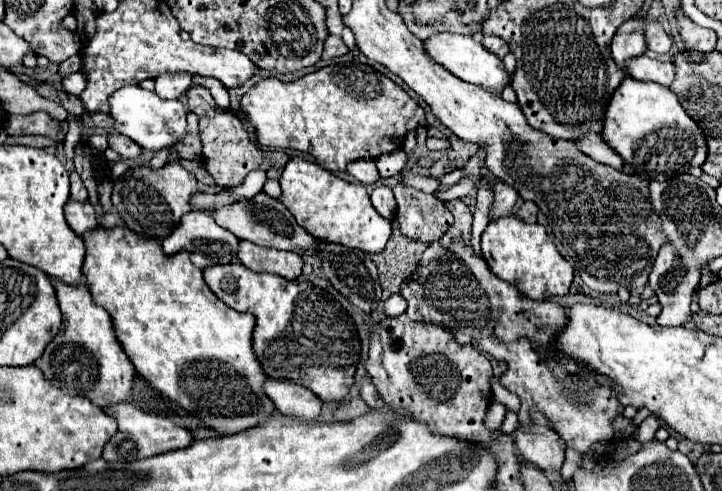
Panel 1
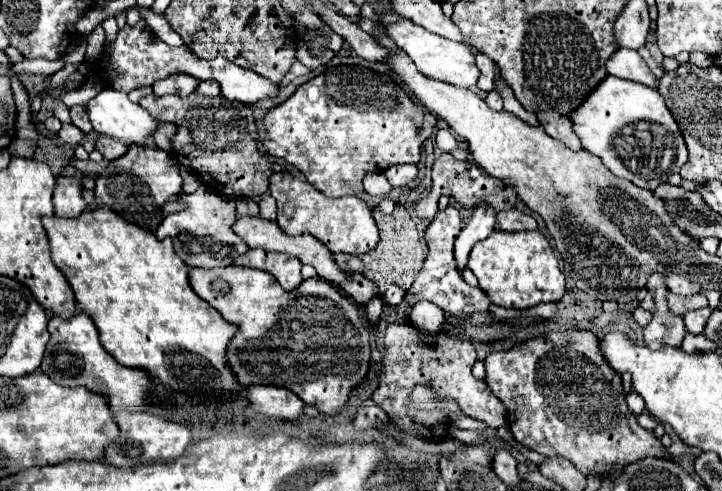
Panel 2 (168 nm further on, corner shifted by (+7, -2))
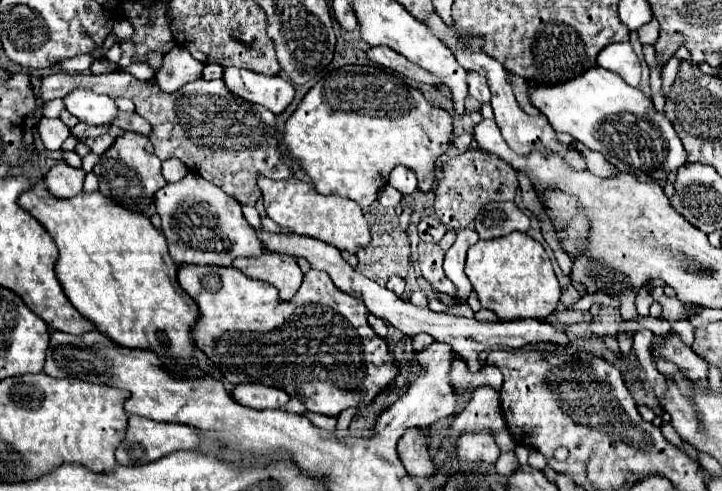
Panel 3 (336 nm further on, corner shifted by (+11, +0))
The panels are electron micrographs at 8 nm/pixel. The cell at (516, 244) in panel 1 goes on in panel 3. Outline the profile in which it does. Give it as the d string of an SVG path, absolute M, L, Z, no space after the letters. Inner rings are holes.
M526 232L478 240L468 250L466 276L470 278L482 308L496 312L500 320L544 320L554 312L560 298L560 286L548 254L544 252L542 244L530 238Z

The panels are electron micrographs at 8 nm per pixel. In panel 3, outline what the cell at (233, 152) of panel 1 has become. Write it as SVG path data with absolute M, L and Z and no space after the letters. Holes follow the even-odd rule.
M110 72L102 76L94 74L52 74L42 78L42 100L64 98L76 88L88 88L112 98L126 96L136 104L136 112L152 124L150 142L154 144L154 154L160 160L178 158L188 168L196 170L204 180L216 182L228 196L236 198L240 204L254 206L260 198L256 186L258 176L268 178L288 178L292 168L282 162L274 114L258 104L250 104L242 98L232 96L222 80L194 80L182 90L172 94L162 92L156 84L136 80L126 72Z

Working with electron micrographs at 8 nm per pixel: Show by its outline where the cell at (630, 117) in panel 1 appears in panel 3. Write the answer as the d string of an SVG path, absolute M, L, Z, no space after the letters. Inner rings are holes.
M600 66L560 86L538 86L530 90L530 94L536 108L548 118L556 132L566 132L590 150L600 152L620 172L648 178L658 170L676 172L686 160L672 122L664 112L656 112L652 98L642 90L628 86L618 74Z

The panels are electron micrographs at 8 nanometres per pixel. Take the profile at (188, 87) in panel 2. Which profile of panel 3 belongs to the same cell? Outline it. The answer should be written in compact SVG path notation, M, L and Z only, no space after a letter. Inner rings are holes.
M174 46L166 56L162 68L156 72L156 84L162 92L176 92L192 80L202 76L204 64L194 60L188 50Z

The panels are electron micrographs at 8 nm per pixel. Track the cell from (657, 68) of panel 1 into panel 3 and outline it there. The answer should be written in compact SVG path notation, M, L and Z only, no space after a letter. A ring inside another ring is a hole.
M618 42L618 44L608 44L600 54L598 54L598 66L616 72L622 76L622 80L630 86L640 84L640 60L634 54L630 42Z

